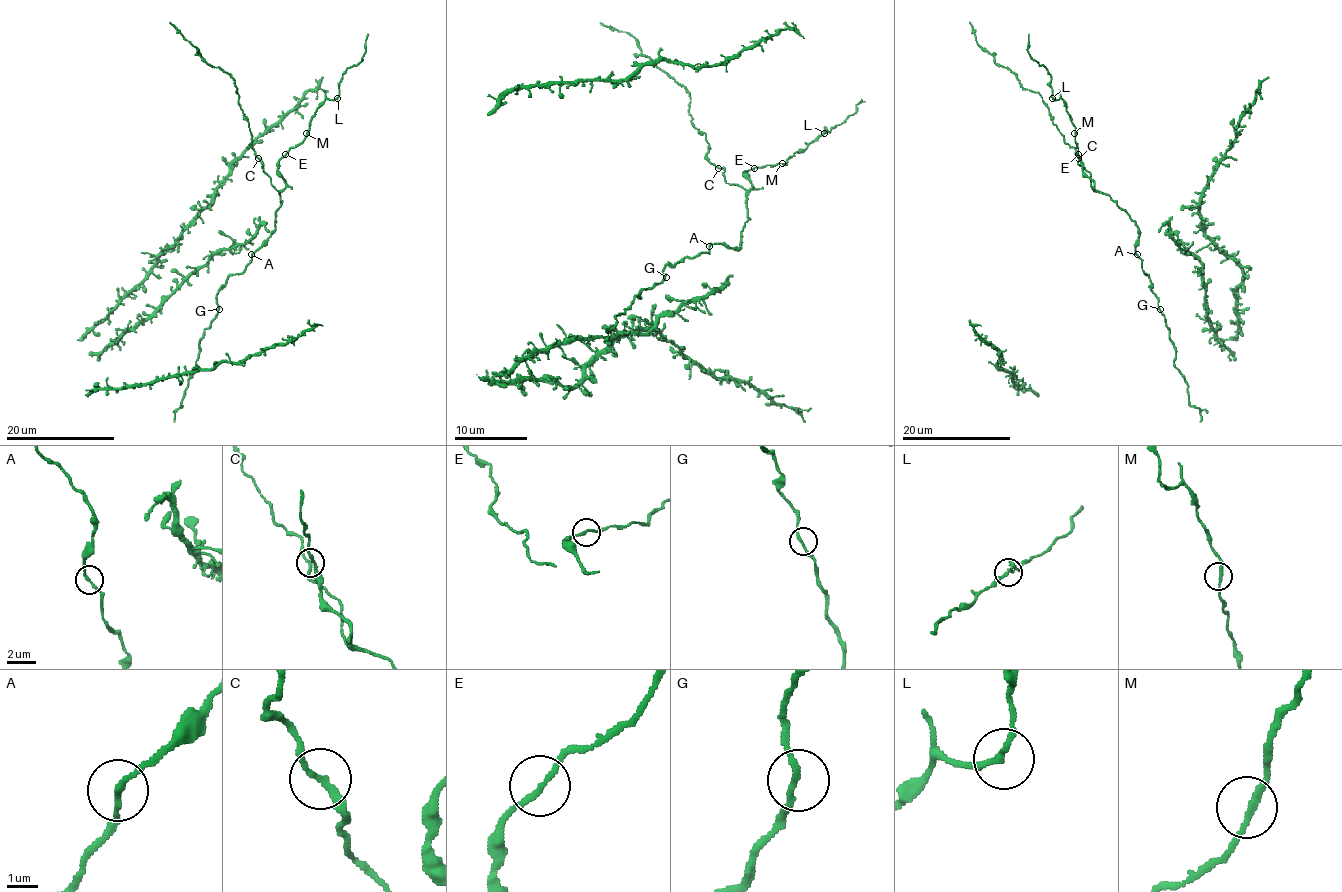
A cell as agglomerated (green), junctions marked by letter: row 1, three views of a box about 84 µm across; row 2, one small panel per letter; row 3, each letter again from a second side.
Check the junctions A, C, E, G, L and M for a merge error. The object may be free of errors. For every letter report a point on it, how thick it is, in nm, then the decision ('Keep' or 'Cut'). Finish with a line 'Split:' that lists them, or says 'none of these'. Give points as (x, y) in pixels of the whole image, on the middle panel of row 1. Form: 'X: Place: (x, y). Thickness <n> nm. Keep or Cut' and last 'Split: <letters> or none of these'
A: Place: (709, 246). Thickness 180 nm. Keep
C: Place: (718, 168). Thickness 190 nm. Keep
E: Place: (754, 168). Thickness 180 nm. Keep
G: Place: (666, 277). Thickness 190 nm. Keep
L: Place: (824, 133). Thickness 180 nm. Keep
M: Place: (782, 163). Thickness 190 nm. Keep
Split: none of these

